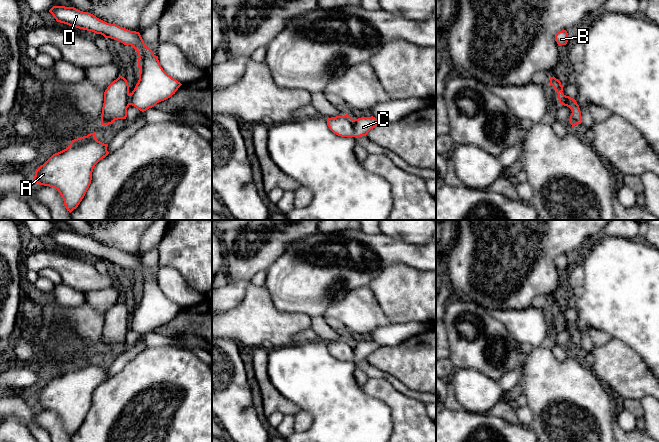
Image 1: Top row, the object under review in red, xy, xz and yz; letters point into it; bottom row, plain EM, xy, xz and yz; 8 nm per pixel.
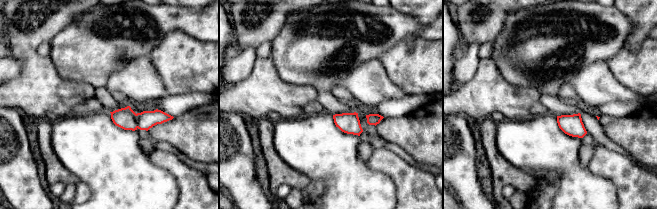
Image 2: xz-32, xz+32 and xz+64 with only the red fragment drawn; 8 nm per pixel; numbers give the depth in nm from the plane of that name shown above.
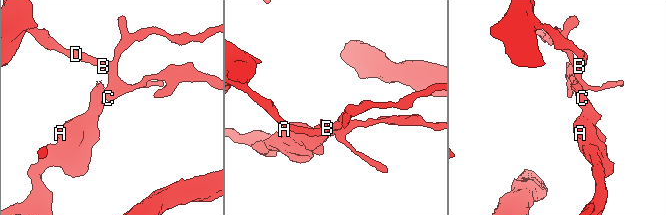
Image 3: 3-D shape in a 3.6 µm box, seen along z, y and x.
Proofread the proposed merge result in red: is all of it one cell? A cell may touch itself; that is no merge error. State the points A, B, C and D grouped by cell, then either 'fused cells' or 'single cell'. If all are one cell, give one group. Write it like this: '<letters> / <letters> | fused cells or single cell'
A / B C D | fused cells

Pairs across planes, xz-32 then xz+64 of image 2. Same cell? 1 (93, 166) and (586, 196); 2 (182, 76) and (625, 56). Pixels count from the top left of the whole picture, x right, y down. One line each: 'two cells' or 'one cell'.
1: one cell
2: one cell

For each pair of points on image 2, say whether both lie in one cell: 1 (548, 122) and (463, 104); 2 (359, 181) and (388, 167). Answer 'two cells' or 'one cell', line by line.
1: two cells
2: two cells

